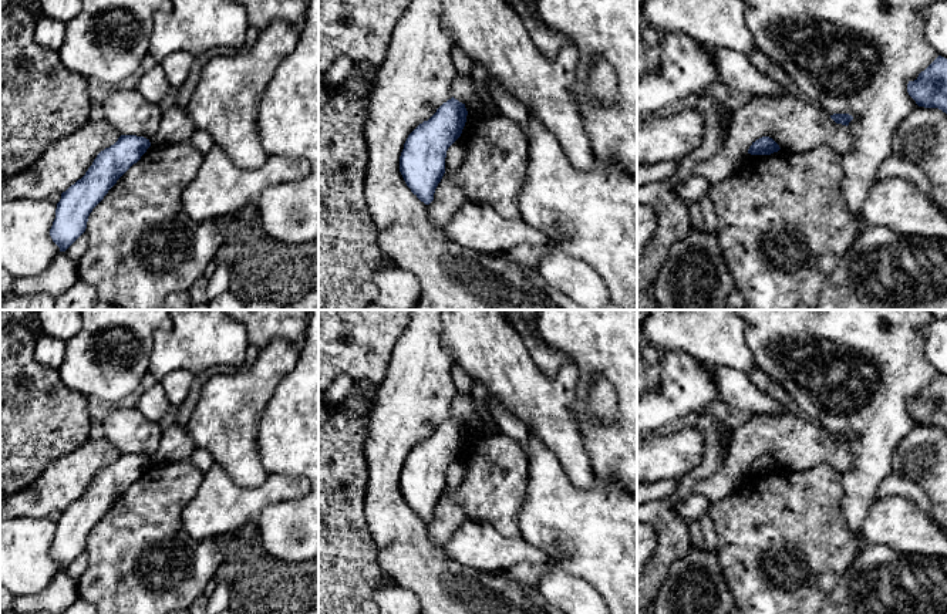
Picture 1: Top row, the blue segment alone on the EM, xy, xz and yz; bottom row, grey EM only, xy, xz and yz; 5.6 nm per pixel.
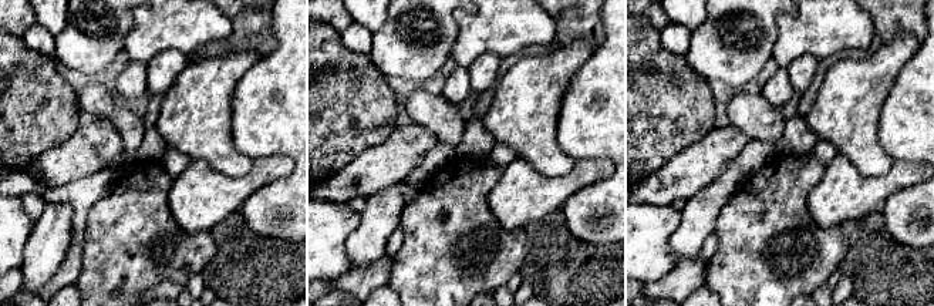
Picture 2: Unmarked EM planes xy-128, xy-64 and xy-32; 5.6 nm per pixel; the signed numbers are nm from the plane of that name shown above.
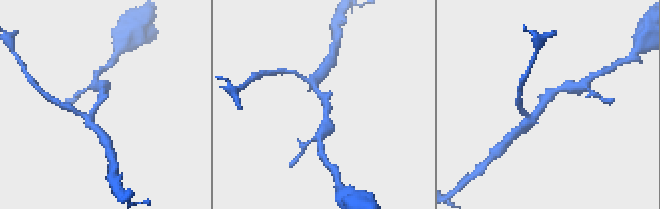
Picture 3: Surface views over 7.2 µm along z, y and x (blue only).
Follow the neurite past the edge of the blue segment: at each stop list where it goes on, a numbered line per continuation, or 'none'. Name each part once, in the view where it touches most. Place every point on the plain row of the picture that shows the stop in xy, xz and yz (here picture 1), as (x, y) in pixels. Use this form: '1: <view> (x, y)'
none

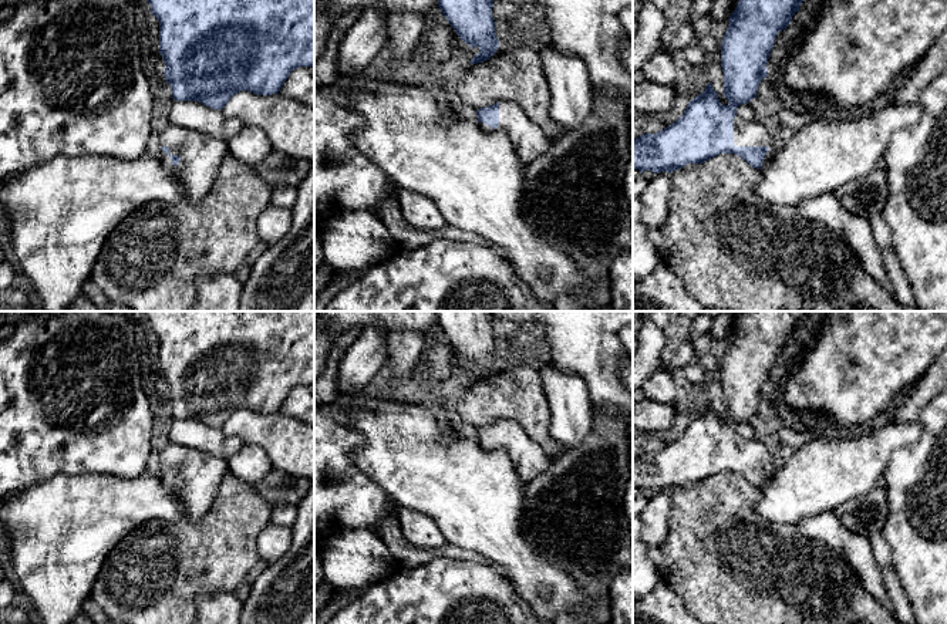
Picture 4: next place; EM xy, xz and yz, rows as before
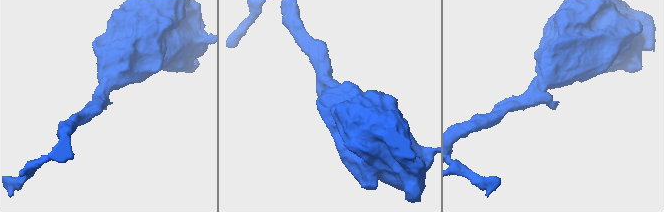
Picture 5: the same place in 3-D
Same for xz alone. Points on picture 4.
1: xz (529, 459)

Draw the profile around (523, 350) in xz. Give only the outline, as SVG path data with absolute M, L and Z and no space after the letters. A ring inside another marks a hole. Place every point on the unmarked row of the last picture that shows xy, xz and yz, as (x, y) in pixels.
M516 331L508 338L510 354L499 361L502 368L532 365L537 371L547 362L547 353L542 353L530 334Z

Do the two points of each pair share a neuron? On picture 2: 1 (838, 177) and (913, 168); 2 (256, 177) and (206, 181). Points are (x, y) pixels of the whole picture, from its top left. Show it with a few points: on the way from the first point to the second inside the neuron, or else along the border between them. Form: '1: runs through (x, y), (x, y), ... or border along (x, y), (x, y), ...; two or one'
1: runs through (856, 185), (886, 185), (894, 180); one
2: runs through (243, 185), (219, 185); one

